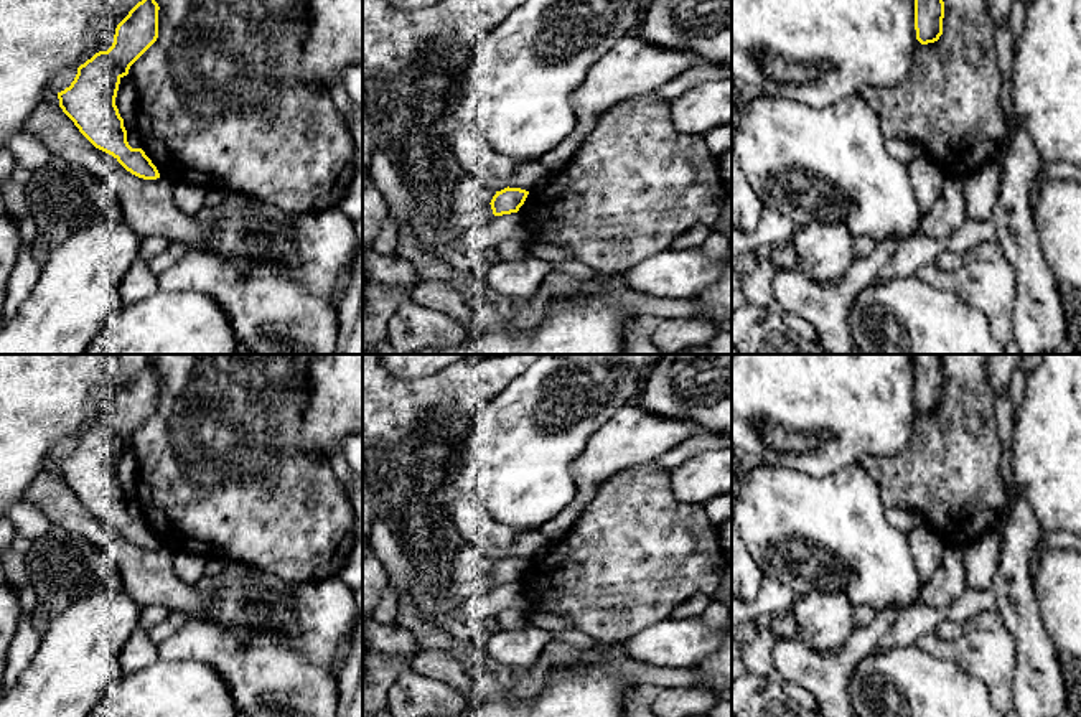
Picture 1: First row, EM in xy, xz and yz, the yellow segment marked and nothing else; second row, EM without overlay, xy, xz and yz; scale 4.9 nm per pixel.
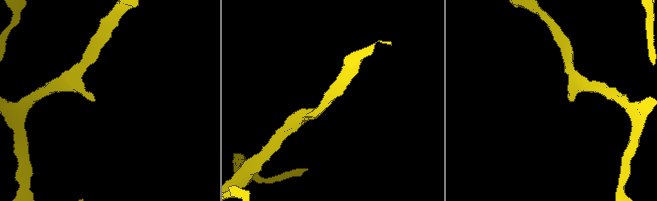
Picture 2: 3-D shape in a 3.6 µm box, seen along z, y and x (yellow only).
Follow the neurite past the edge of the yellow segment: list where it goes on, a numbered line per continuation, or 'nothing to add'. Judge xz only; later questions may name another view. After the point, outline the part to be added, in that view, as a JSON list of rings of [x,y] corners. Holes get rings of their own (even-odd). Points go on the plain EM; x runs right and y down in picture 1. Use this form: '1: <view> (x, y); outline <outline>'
nothing to add

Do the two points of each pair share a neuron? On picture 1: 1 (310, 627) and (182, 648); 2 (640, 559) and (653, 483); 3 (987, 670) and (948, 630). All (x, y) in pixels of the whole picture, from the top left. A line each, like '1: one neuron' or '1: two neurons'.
1: one neuron
2: one neuron
3: two neurons

